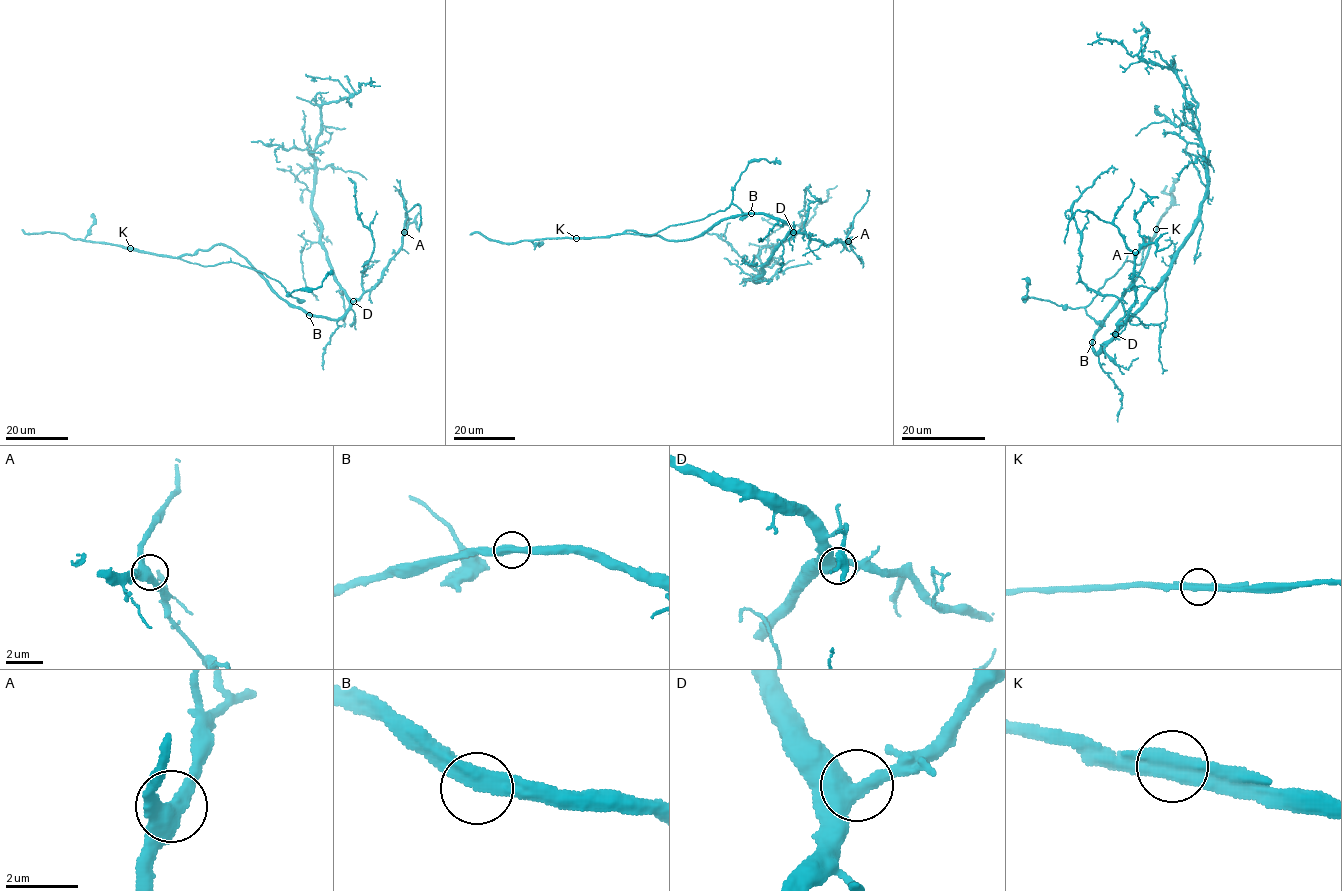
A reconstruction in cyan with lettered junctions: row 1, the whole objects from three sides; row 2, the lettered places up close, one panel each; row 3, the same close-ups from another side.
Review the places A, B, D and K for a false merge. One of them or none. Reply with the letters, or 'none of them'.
K

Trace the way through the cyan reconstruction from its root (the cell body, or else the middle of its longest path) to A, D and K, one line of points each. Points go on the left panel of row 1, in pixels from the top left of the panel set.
A: (309, 314), (338, 319), (381, 277), (401, 246), (404, 232)
D: (309, 314), (338, 319), (353, 301)
K: (309, 314), (289, 306), (244, 258), (225, 245), (215, 244), (208, 250), (177, 257), (130, 248)

